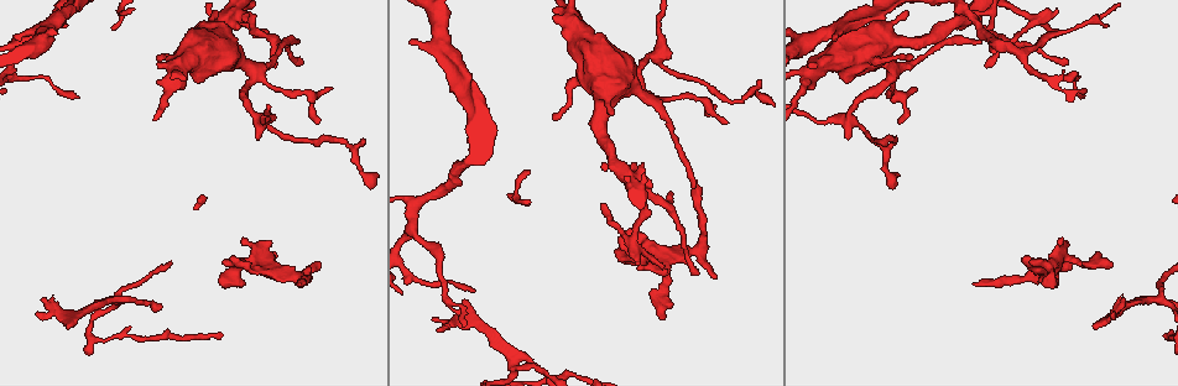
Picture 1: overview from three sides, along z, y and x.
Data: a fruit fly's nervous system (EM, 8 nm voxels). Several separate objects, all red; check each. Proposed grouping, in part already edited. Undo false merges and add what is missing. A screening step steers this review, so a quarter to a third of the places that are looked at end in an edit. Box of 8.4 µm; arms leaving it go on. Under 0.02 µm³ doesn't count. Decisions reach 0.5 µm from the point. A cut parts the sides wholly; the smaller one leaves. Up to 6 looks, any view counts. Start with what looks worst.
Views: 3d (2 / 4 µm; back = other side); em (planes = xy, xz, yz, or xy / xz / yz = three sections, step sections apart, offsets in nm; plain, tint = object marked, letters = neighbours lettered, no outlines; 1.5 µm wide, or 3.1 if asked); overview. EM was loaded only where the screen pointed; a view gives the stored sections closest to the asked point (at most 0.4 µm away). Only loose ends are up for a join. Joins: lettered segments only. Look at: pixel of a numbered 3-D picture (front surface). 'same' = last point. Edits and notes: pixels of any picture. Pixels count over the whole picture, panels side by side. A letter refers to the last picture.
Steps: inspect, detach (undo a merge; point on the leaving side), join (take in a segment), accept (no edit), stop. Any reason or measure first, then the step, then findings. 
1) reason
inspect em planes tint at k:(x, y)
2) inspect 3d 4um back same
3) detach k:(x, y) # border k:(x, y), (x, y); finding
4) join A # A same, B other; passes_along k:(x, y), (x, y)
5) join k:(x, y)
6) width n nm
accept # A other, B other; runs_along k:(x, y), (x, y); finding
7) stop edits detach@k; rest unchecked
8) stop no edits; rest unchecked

abrupt turn
inspect em planes tint at 1:(340, 141)

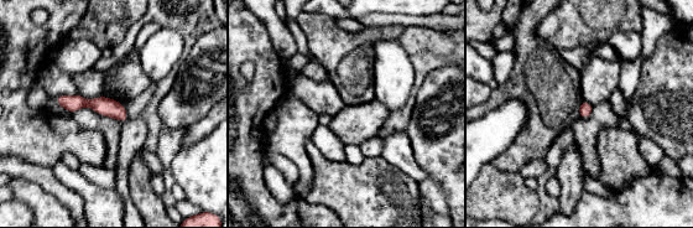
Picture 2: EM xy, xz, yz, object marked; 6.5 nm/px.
inspect em planes letters same

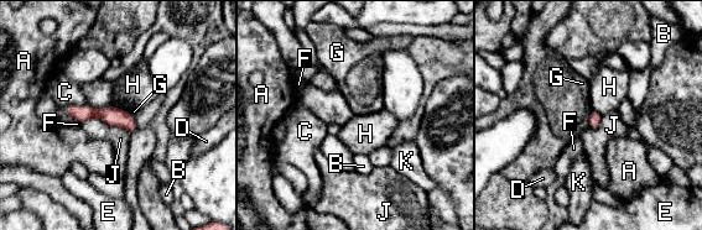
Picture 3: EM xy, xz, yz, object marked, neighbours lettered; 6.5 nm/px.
accept # A other, B other, C other, D other, E other, F other, G other, H other, J other, K other; all the same neuron

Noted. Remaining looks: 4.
branch stops here
inspect em xz step 8 letters at 1:(302, 285)

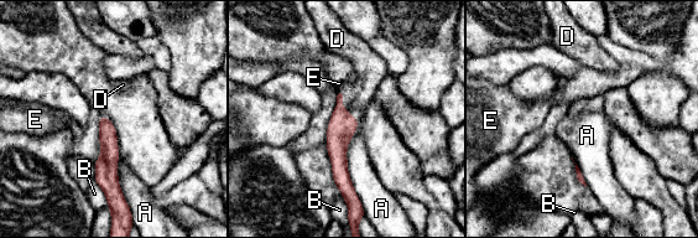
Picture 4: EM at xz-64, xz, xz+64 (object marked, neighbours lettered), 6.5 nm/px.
inspect em planes letters same

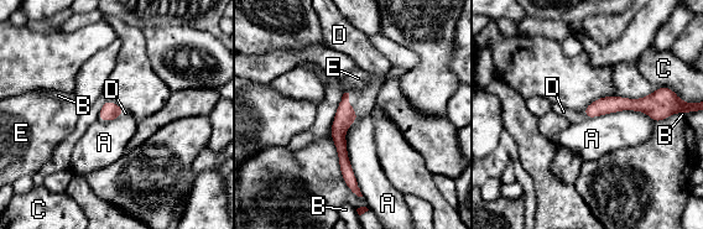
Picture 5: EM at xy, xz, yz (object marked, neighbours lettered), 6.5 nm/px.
join D # A other, B other, C other, D same, E other; passes_along 5:(345, 115), (349, 104), (363, 102); it goes on there

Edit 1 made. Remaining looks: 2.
tapers out
inspect em xz step 8 tint at 1:(462, 302)

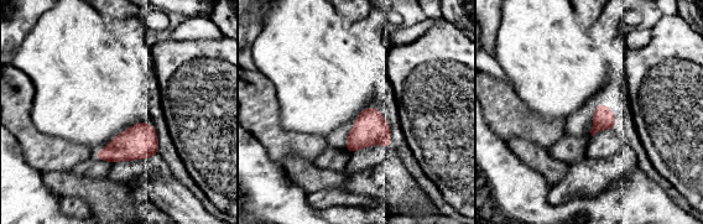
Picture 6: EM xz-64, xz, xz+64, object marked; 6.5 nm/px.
inspect em planes letters same

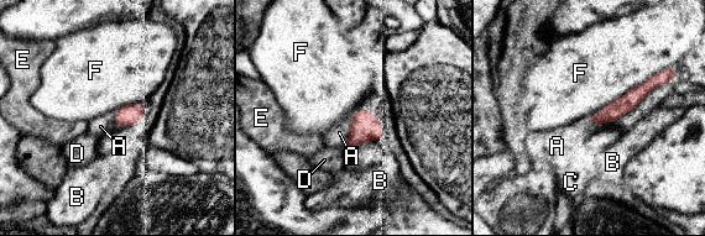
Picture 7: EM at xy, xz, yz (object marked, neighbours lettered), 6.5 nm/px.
width 120 nm
join A # A same, B other, C other, D other, E other, F other; passes_along 7:(366, 126), (349, 137), (339, 132); it goes on there

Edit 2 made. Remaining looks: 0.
stop edits join@5, join@7; rest unchecked

